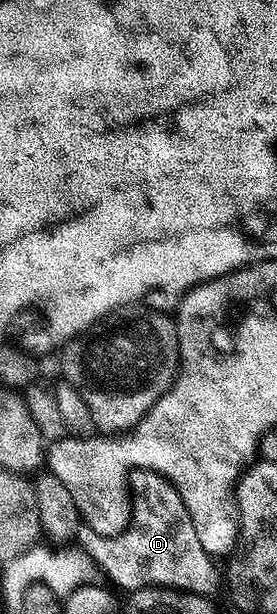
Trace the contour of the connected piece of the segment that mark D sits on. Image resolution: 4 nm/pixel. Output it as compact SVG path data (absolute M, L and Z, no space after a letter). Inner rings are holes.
M135 468L127 476L127 492L133 496L133 509L129 512L129 525L118 536L100 536L97 528L78 527L75 540L85 549L88 559L105 571L110 585L118 584L124 590L134 588L171 588L174 592L190 596L213 598L217 587L222 587L223 572L217 569L218 561L203 550L199 534L195 534L195 522L191 520L188 506L184 502L181 489L166 476L151 471L150 468Z

